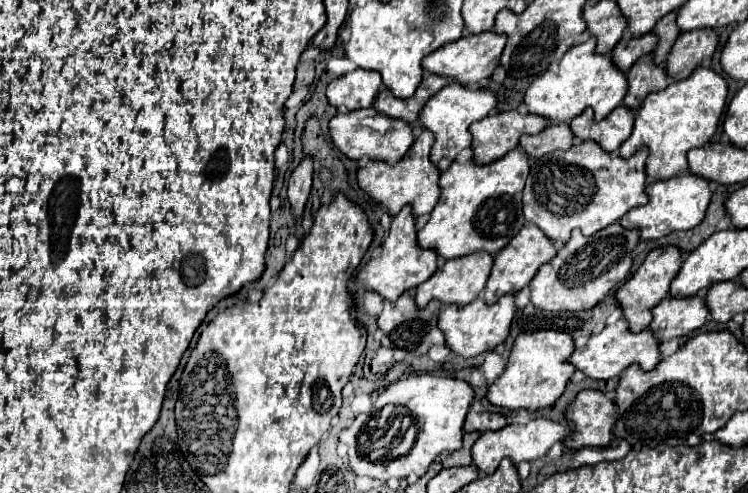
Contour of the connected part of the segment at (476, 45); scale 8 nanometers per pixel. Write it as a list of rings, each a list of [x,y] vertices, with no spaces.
[[[494,32],[468,34],[468,36],[462,36],[458,42],[446,44],[440,50],[436,50],[434,54],[428,54],[422,60],[422,68],[426,72],[432,72],[432,74],[438,74],[438,76],[446,76],[450,80],[456,80],[462,86],[470,86],[474,82],[490,78],[492,70],[500,62],[500,54],[504,50],[504,44],[506,44],[506,38],[502,38],[502,34],[494,34]]]

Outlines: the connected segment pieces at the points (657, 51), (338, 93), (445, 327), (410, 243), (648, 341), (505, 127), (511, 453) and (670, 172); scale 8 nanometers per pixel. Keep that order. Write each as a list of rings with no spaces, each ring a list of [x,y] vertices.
[[[670,12],[668,16],[660,18],[660,22],[652,28],[652,32],[658,36],[658,44],[654,48],[654,64],[662,66],[666,54],[670,52],[670,46],[674,44],[674,38],[678,38],[678,30],[674,30],[674,12]]]
[[[356,68],[332,80],[326,88],[326,98],[334,108],[346,110],[370,108],[374,102],[374,94],[378,94],[380,86],[382,86],[380,74]]]
[[[502,296],[496,304],[486,306],[482,298],[472,300],[466,308],[456,308],[456,306],[446,306],[440,316],[438,316],[438,328],[446,336],[446,346],[462,356],[462,358],[476,358],[478,354],[484,354],[488,350],[494,350],[498,344],[502,344],[508,338],[510,322],[514,318],[516,306],[514,306],[514,296]]]
[[[410,206],[402,208],[398,216],[394,216],[390,234],[386,236],[382,244],[382,256],[370,260],[356,276],[356,282],[362,284],[370,292],[378,292],[384,300],[396,302],[398,296],[406,290],[414,290],[418,284],[426,282],[434,270],[438,268],[438,256],[434,250],[418,250],[416,244],[416,226],[414,226],[414,216],[410,214]]]
[[[618,320],[616,324],[606,326],[600,334],[594,334],[588,338],[584,348],[578,348],[572,352],[572,356],[568,356],[568,362],[584,372],[588,378],[598,378],[598,380],[608,380],[618,376],[624,368],[628,368],[630,364],[638,364],[640,370],[652,370],[658,364],[660,352],[658,352],[658,342],[656,338],[650,334],[650,330],[642,330],[640,334],[634,334],[628,330],[626,320]]]
[[[516,110],[486,116],[470,126],[472,134],[472,160],[490,164],[518,146],[522,134],[538,134],[546,122],[534,114],[518,114]]]
[[[536,418],[530,420],[528,424],[510,424],[504,426],[498,432],[490,434],[480,434],[480,438],[472,446],[472,466],[478,468],[482,474],[492,474],[502,458],[510,458],[512,464],[518,464],[522,460],[538,460],[542,458],[554,442],[560,442],[566,436],[566,428],[560,422],[546,420],[546,418]]]
[[[696,68],[686,80],[672,82],[664,90],[648,94],[634,116],[634,130],[622,142],[618,156],[630,158],[642,146],[648,146],[646,176],[650,180],[668,180],[686,172],[686,152],[710,142],[724,112],[726,94],[726,80],[710,68]]]

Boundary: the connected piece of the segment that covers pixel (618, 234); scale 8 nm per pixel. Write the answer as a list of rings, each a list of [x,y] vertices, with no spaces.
[[[612,224],[592,236],[582,236],[574,230],[570,240],[558,250],[558,254],[546,262],[530,282],[532,304],[548,312],[578,312],[590,310],[608,292],[616,290],[628,276],[632,266],[632,250],[638,246],[638,232],[624,230],[620,224]]]

